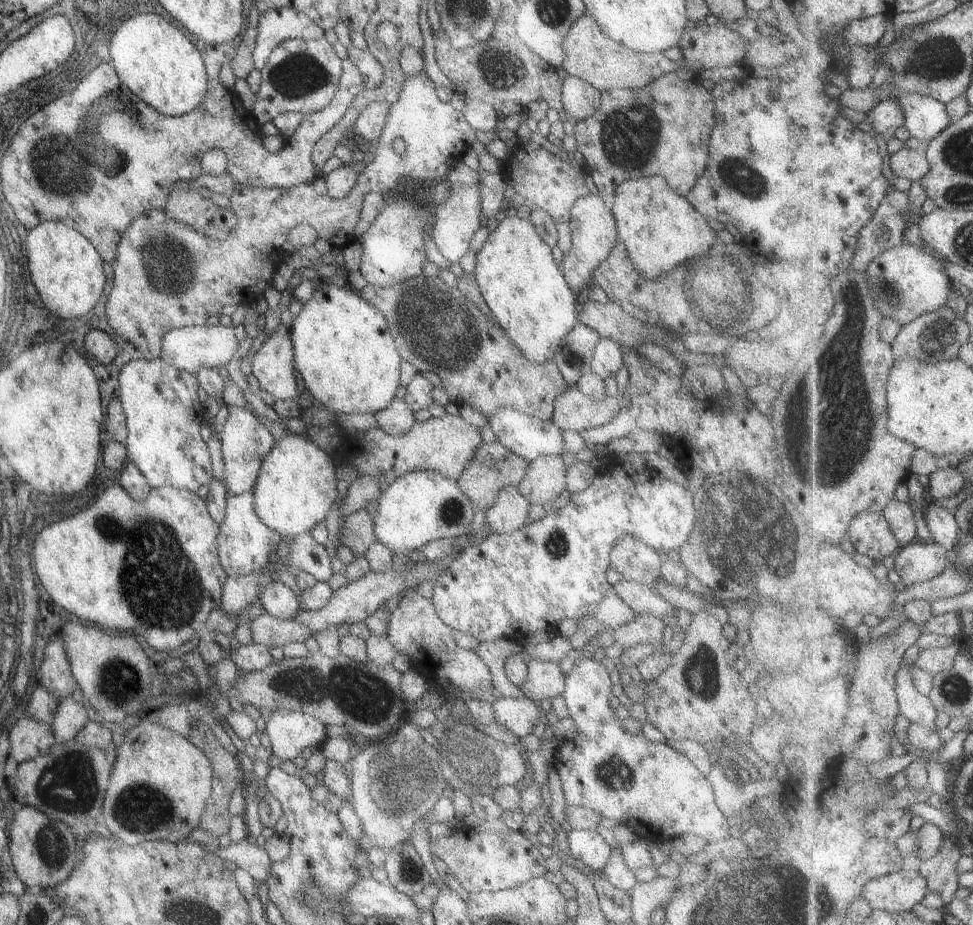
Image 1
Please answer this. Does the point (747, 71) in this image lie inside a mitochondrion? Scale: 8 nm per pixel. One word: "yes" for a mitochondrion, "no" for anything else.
no

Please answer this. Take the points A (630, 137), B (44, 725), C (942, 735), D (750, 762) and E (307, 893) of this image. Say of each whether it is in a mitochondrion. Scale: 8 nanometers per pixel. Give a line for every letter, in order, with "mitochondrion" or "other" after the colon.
A: mitochondrion
B: other
C: other
D: mitochondrion
E: mitochondrion

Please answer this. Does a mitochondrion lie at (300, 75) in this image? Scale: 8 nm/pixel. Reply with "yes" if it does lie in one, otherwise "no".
yes

